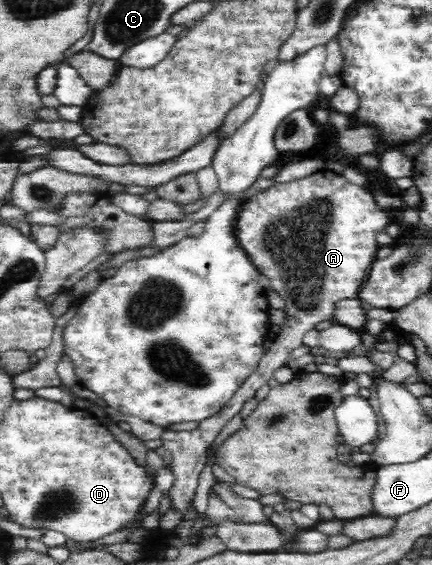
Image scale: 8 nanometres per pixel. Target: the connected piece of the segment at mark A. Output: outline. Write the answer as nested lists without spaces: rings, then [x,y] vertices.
[[[324,168],[306,175],[301,179],[276,182],[263,193],[255,194],[243,203],[237,221],[239,243],[251,258],[253,265],[259,270],[261,276],[285,300],[285,320],[281,333],[272,341],[267,352],[260,359],[256,371],[239,387],[232,399],[212,417],[201,422],[194,431],[171,431],[167,429],[161,433],[161,445],[171,457],[171,471],[173,472],[172,504],[179,511],[185,512],[188,504],[194,499],[197,488],[197,479],[203,467],[209,463],[209,447],[218,434],[229,421],[241,413],[247,400],[255,398],[261,387],[273,378],[272,374],[278,368],[286,366],[291,359],[293,349],[303,345],[302,339],[307,330],[314,328],[321,321],[332,320],[334,305],[341,298],[355,298],[360,285],[363,285],[368,269],[376,259],[380,247],[375,237],[391,224],[389,213],[381,202],[375,197],[375,189],[371,185],[356,185],[349,182],[343,174],[335,173]]]

